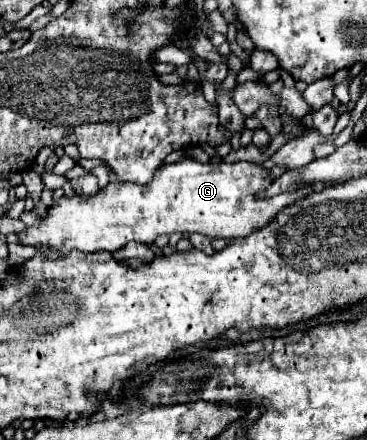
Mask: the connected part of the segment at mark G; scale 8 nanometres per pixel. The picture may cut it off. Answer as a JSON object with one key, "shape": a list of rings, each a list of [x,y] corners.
{"shape":[[[183,158],[175,164],[163,164],[157,172],[151,184],[139,186],[139,184],[129,184],[129,182],[119,182],[119,184],[107,184],[105,190],[97,192],[95,196],[75,196],[67,198],[63,196],[59,202],[53,202],[49,208],[49,214],[43,216],[39,226],[25,228],[25,232],[19,234],[23,244],[43,244],[49,246],[49,250],[83,250],[83,252],[97,252],[97,250],[107,250],[115,252],[123,248],[127,242],[135,240],[141,244],[153,244],[157,236],[161,234],[191,234],[199,232],[207,238],[223,238],[223,240],[235,240],[235,238],[245,238],[247,234],[253,234],[255,230],[261,230],[275,218],[275,214],[295,202],[301,202],[307,194],[315,192],[315,186],[307,185],[298,188],[293,192],[293,196],[273,196],[273,198],[257,198],[257,192],[261,188],[271,186],[271,176],[269,170],[265,170],[261,164],[253,162],[235,162],[235,164],[201,164],[193,158]]]}

